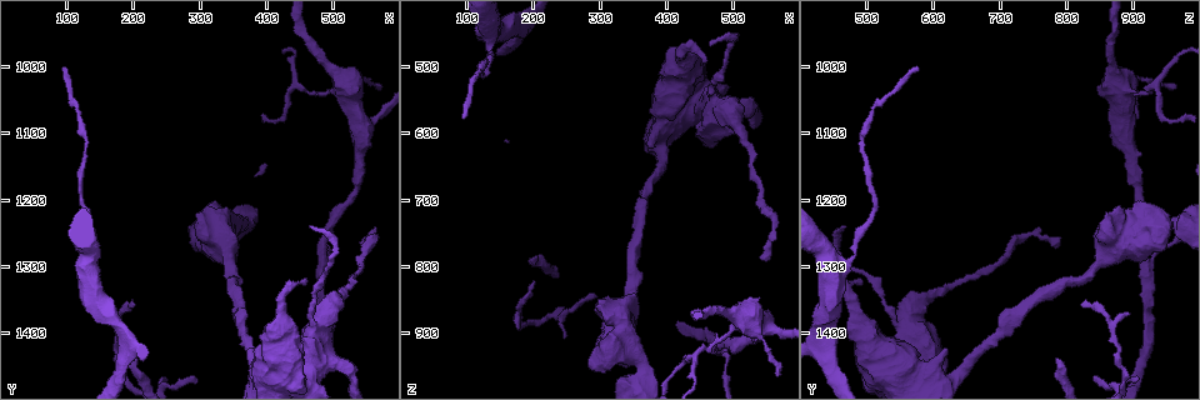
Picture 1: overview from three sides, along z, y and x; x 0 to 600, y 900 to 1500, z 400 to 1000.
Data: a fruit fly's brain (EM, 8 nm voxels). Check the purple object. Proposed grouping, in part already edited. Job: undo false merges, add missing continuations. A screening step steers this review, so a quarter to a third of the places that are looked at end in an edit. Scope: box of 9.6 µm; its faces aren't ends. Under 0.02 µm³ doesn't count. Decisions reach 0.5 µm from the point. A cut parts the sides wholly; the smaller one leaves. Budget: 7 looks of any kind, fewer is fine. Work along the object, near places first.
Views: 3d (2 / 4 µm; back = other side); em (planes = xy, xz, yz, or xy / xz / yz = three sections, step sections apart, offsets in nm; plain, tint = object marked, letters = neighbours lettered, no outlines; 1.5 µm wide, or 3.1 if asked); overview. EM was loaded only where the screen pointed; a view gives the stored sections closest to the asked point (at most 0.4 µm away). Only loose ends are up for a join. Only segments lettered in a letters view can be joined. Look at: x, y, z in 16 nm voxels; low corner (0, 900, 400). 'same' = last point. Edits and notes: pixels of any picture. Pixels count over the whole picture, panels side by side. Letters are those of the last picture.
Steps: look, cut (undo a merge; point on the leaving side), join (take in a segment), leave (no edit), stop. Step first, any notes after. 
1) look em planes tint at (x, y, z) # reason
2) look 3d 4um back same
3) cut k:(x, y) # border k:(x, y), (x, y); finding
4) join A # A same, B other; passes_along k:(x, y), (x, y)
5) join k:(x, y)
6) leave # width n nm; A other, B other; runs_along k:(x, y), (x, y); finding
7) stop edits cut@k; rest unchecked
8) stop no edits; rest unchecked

look em yz step 8 plain at (95, 1005, 575)

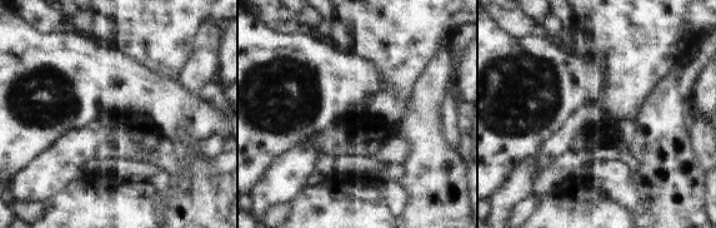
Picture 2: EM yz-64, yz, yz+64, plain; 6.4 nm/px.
look em yz step 8 letters same

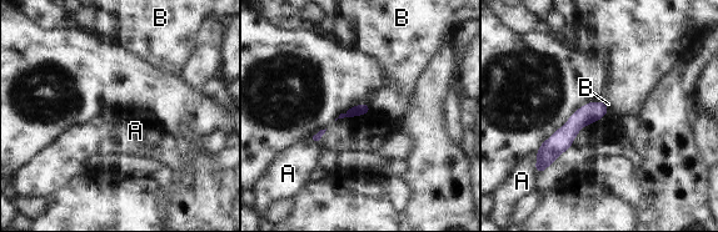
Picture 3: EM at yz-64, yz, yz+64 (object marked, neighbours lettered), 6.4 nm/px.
leave # A other, B other; border 3:(369, 111), (339, 117), (335, 121); none of them fits

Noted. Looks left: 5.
look em planes plain at (475, 1390, 550) # calibre changes

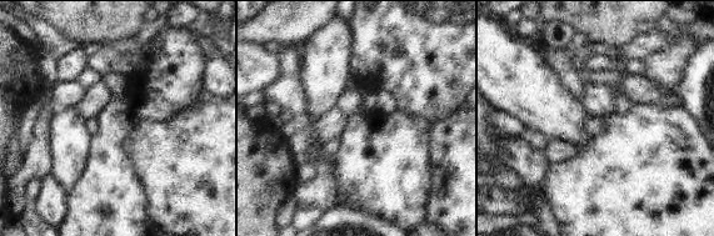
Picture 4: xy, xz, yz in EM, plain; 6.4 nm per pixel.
look em planes tint same # with the object marked

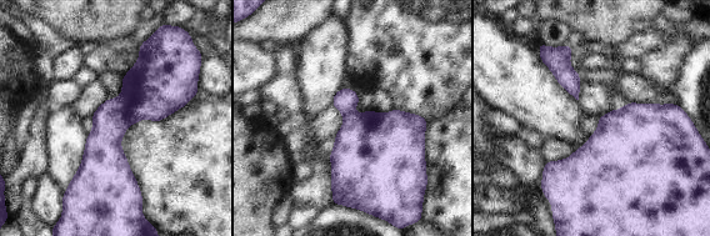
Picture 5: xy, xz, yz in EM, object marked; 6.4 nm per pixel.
look em planes letters same # see the neighbours

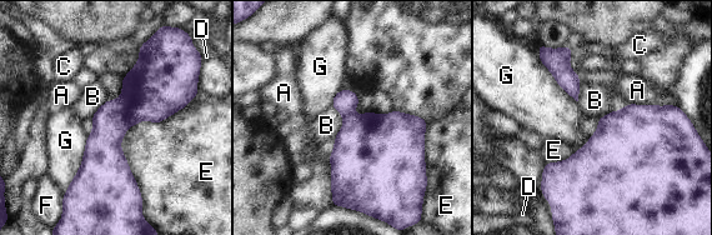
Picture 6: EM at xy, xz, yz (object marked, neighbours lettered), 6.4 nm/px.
leave # A other, B other, C other, D other, E other, F other, G other; border 6:(185, 105), (123, 136), (141, 204); all the same neuron

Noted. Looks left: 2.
look em xy step 4 letters at (570, 1030, 965) # thin end

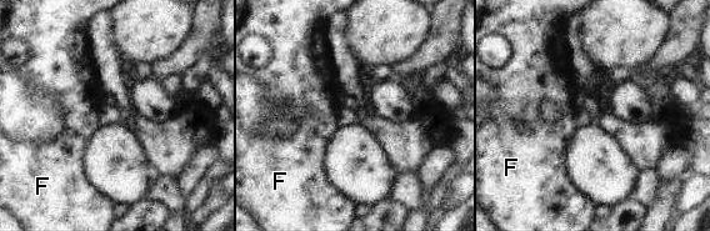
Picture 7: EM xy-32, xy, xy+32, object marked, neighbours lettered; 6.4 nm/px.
look em planes letters same

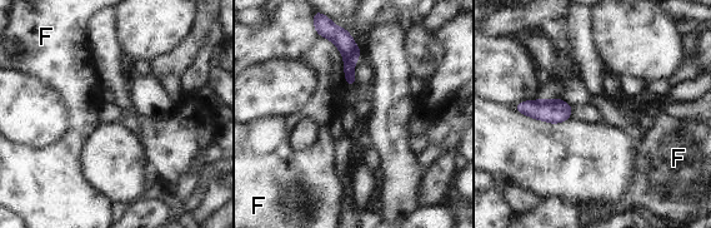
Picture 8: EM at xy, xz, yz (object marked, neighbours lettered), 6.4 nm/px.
leave # longest_contact F 500 nm; F other; runs_along 8:(326, 21), (349, 49), (350, 82); no lettered segment goes on from it

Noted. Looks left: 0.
stop no edits; rest unchecked

